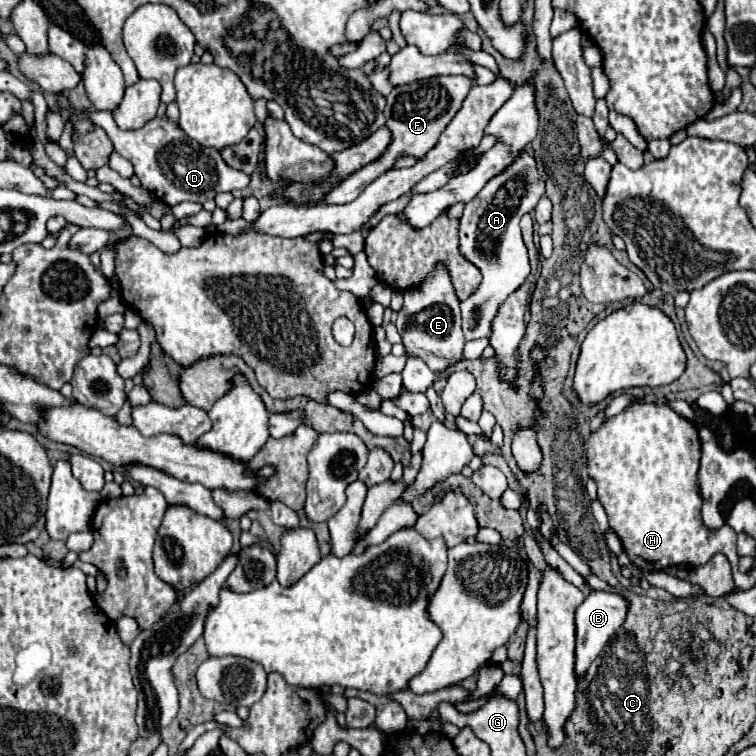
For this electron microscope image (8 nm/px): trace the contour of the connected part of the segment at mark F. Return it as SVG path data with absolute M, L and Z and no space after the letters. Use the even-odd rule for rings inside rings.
M442 75L442 77L430 79L430 91L412 91L410 85L394 87L392 93L386 97L386 109L384 109L386 127L392 133L392 141L390 141L388 149L378 159L374 159L372 163L364 165L360 171L356 171L354 175L350 175L342 183L338 183L338 187L330 189L324 203L348 203L348 201L356 199L364 191L364 187L368 183L372 183L378 175L382 175L390 167L394 167L394 163L398 159L424 157L426 151L430 151L430 147L434 147L434 143L438 141L438 135L446 129L446 125L452 121L452 117L460 111L472 85L474 85L474 81L466 75Z

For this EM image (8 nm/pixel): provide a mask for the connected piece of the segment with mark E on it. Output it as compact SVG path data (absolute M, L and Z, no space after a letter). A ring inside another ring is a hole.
M438 263L438 269L426 279L426 283L420 283L418 287L412 287L404 293L404 307L398 311L396 327L402 335L405 354L402 356L386 355L377 358L372 374L372 385L390 374L400 373L408 355L418 355L424 359L424 363L432 371L444 371L446 367L458 363L462 359L464 349L464 335L460 329L460 307L458 299L454 295L450 277L446 275L444 267Z

